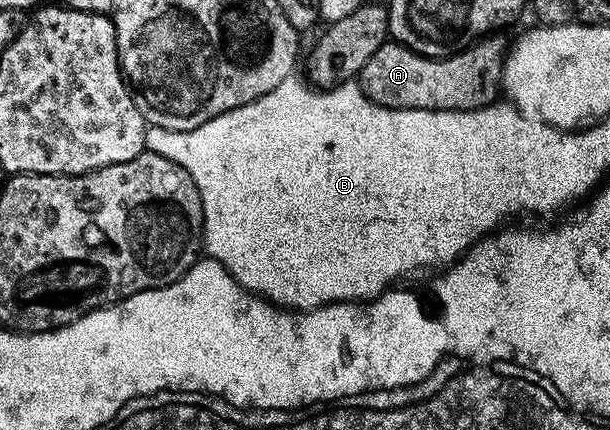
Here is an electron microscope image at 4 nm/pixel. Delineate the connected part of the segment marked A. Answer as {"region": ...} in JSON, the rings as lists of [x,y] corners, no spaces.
{"region":[[[504,35],[482,36],[454,56],[420,56],[407,46],[387,42],[379,46],[379,50],[371,54],[367,66],[363,66],[360,90],[381,108],[432,112],[474,112],[477,108],[486,108],[502,91],[501,71],[507,55],[507,40],[505,44],[501,36]]]}

